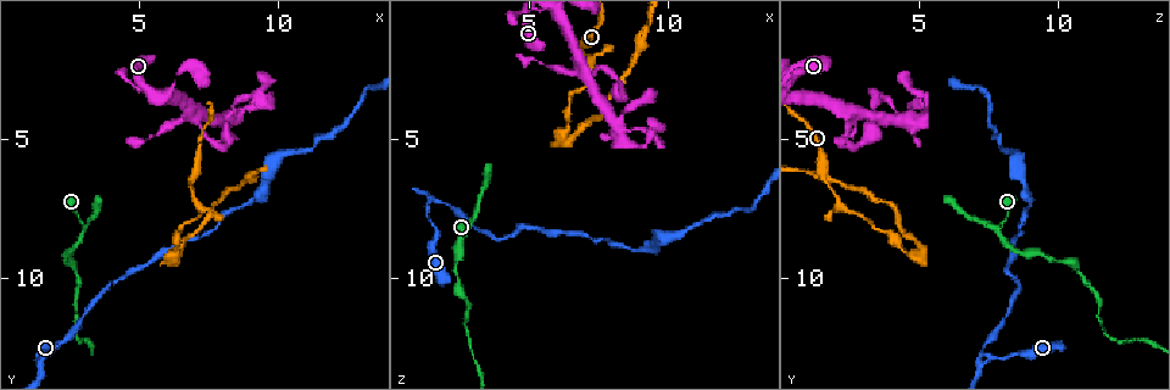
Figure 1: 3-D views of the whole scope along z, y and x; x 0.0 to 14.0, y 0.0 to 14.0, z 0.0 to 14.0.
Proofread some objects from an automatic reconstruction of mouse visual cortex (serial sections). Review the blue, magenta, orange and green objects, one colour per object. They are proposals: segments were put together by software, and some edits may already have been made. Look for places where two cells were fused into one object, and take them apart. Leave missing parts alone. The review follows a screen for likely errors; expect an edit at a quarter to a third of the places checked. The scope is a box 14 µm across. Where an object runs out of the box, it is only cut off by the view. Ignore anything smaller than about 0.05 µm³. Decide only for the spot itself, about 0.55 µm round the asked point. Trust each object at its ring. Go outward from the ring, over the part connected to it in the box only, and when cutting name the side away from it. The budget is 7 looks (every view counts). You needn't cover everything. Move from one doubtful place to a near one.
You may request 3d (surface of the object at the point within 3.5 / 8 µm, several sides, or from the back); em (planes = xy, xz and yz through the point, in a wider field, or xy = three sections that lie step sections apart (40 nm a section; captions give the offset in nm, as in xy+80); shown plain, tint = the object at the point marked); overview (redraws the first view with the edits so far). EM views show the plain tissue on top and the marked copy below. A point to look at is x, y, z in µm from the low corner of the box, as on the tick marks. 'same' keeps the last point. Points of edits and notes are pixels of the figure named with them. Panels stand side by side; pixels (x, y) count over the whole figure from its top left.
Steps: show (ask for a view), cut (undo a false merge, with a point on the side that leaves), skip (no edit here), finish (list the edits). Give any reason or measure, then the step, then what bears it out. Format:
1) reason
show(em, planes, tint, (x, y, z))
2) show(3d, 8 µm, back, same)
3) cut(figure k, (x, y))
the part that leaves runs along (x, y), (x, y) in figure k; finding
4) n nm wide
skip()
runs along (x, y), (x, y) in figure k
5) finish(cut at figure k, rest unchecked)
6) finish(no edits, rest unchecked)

branch point
show(em, xy, step 5, tint, (3.1, 8.2, 7.9))

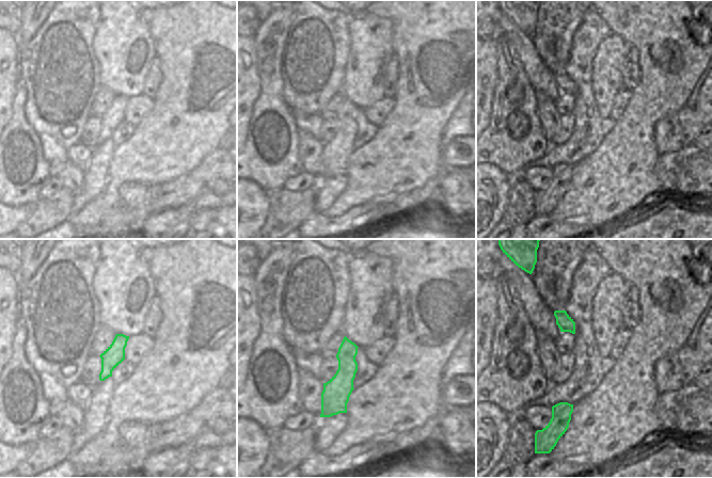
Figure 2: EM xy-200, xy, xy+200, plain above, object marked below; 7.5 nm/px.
wider look
show(3d, 3.5 µm, same)

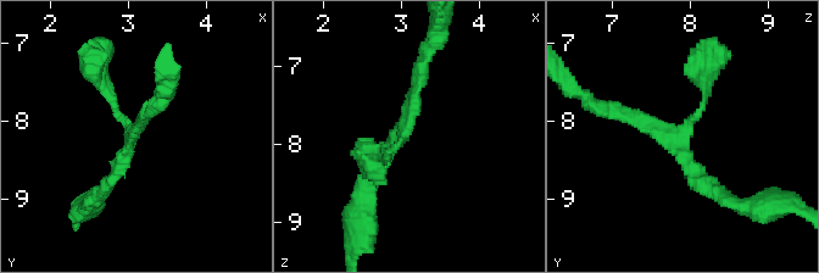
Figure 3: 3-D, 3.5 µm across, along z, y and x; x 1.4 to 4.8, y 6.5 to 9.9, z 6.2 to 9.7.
3 arms; arms of 150, 200, 200 nm
skip()
runs along (346, 341), (346, 373), (323, 414) in figure 2; one cell here

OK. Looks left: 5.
abrupt turn
show(3d, 3.5 µm, (6.4, 8.9, 4.4))

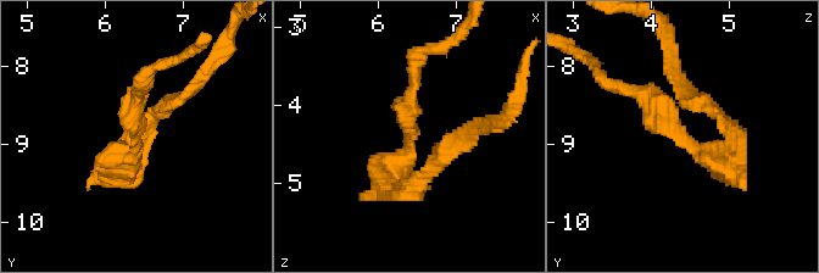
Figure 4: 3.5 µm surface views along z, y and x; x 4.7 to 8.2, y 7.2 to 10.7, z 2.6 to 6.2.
show(em, xy, step 1, tint, (6.40, 9.00, 4.50))

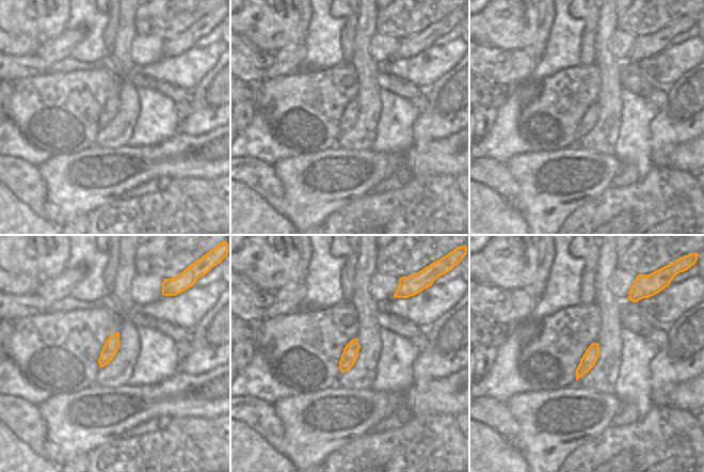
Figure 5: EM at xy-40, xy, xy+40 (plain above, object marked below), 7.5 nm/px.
cut(figure 4, (695, 107))
the part that leaves runs along (724, 121), (686, 95), (672, 61) in figure 4; two cells meet here

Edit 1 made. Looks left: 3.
show(overview)

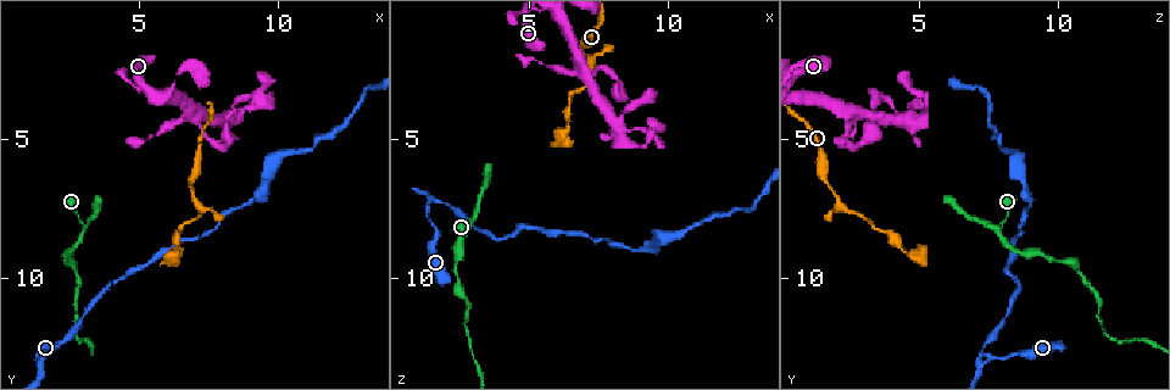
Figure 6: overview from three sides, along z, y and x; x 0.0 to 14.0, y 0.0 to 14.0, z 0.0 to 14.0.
branch point
show(3d, 3.5 µm, back, (1.3, 13.1, 7.4))

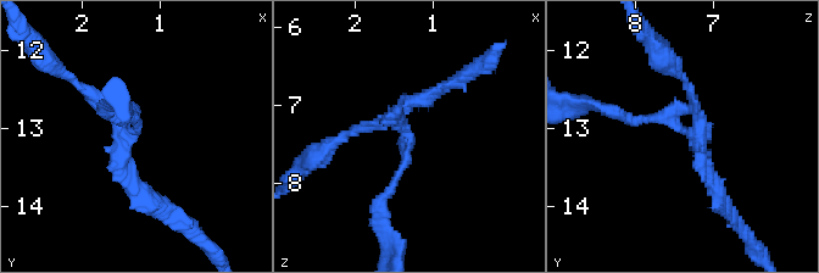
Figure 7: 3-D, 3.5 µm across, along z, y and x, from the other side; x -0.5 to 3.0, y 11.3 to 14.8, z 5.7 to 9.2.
skip()
continuous, no second cell

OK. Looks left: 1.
finish(cut at figure 4, rest unchecked)

